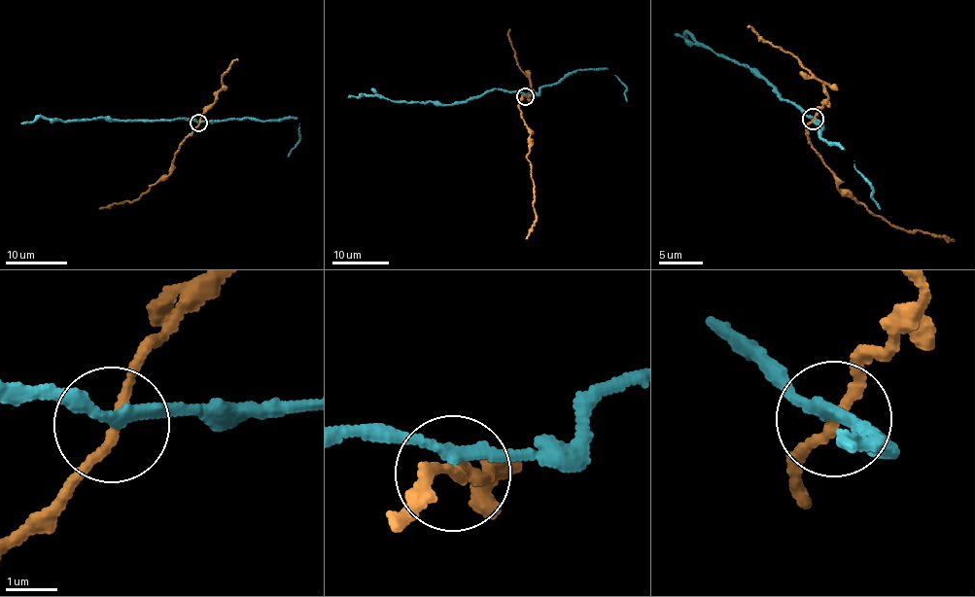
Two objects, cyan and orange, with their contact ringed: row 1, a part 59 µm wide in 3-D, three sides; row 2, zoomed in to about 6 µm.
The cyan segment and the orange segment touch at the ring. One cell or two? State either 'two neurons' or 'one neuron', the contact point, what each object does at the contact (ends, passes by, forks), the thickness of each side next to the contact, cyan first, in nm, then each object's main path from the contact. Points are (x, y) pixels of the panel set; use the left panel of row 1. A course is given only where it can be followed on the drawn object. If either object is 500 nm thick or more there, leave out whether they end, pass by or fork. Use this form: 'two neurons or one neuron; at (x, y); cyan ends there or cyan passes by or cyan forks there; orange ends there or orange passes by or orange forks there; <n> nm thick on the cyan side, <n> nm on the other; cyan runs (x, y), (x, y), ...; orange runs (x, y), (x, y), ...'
two neurons; at (198, 122); cyan passes by; orange passes by; 200 nm thick on the cyan side, 160 nm on the other; cyan runs (198, 123), (176, 119), (107, 121), (103, 118), (65, 122), (41, 117), (32, 122), (21, 122); orange runs (198, 123), (181, 145), (171, 172), (149, 185), (139, 198), (99, 209)

